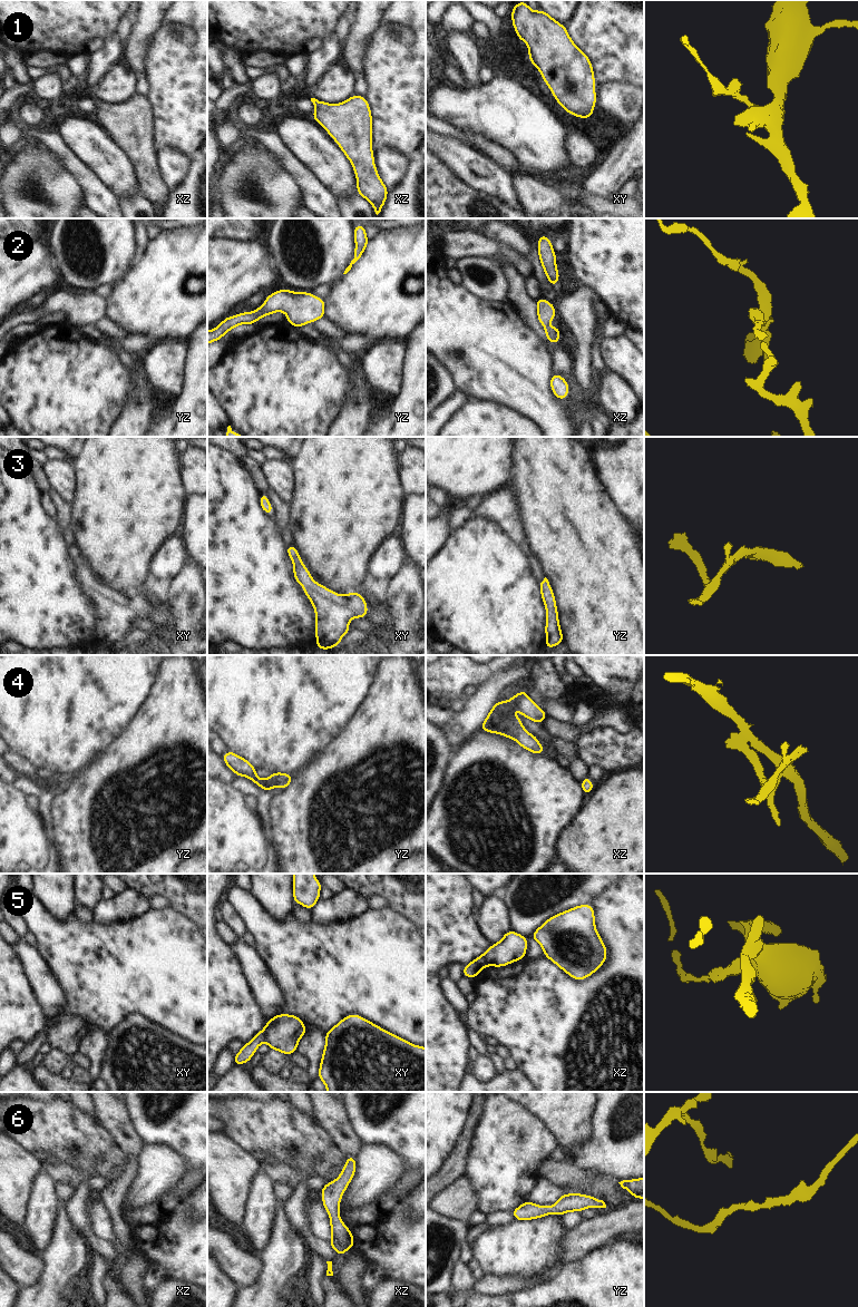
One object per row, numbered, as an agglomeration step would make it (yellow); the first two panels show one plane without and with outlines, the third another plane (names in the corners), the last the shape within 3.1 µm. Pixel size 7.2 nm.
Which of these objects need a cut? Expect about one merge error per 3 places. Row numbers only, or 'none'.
4, 5

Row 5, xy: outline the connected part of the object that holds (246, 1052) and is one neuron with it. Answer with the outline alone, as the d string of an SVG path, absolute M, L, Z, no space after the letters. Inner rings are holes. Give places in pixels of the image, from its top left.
M265 1028L261 1030L248 1043L243 1044L240 1052L233 1056L234 1065L243 1065L247 1063L253 1057L254 1053L257 1051L257 1047L265 1040Z

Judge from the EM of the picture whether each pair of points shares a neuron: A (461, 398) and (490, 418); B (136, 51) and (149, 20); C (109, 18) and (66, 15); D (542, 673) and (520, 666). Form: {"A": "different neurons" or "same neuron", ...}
{"A": "different neurons", "B": "same neuron", "C": "same neuron", "D": "different neurons"}

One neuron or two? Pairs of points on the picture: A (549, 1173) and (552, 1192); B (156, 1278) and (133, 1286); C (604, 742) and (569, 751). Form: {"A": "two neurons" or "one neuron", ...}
{"A": "two neurons", "B": "two neurons", "C": "two neurons"}

